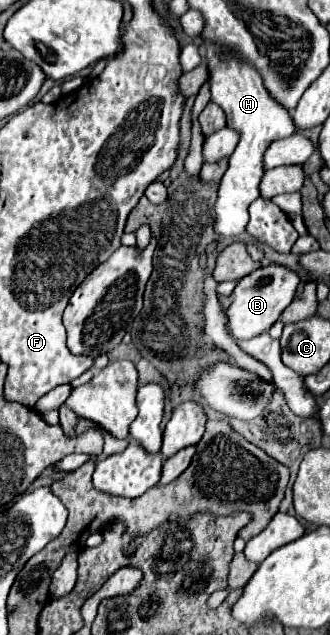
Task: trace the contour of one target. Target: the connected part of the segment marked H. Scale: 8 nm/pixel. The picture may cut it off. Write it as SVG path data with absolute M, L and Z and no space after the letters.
M205 39L205 57L211 73L211 101L223 107L227 113L227 125L241 133L239 145L229 159L229 169L225 171L219 187L219 197L215 203L215 231L225 237L241 235L249 221L249 205L259 197L259 181L263 177L263 151L271 139L281 139L295 133L291 113L277 103L263 85L263 79L255 65L245 61L239 53L227 45Z

